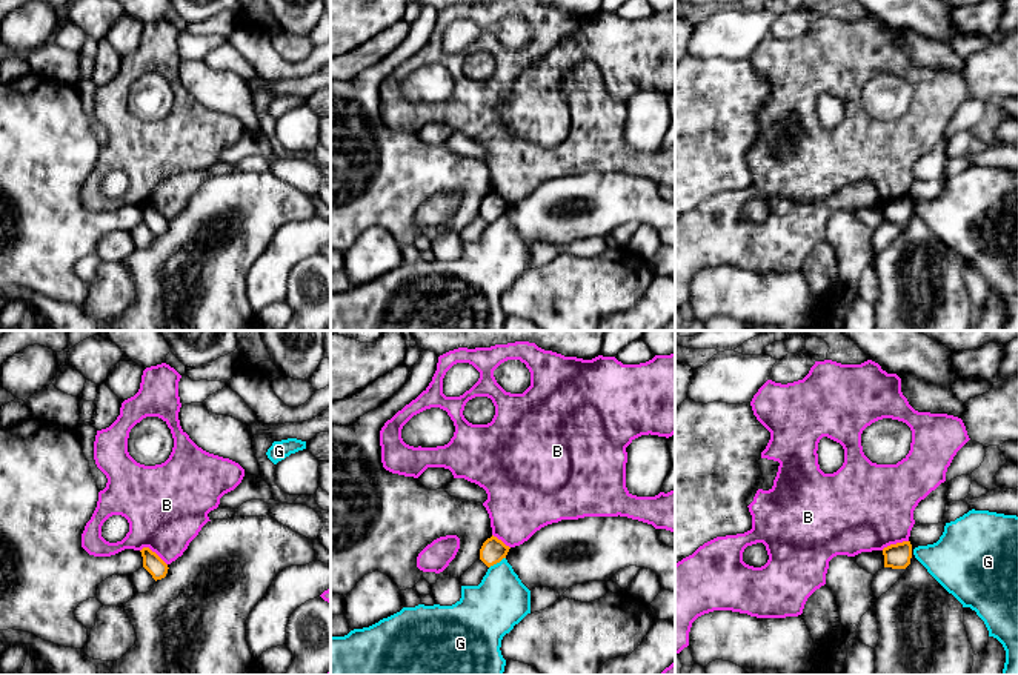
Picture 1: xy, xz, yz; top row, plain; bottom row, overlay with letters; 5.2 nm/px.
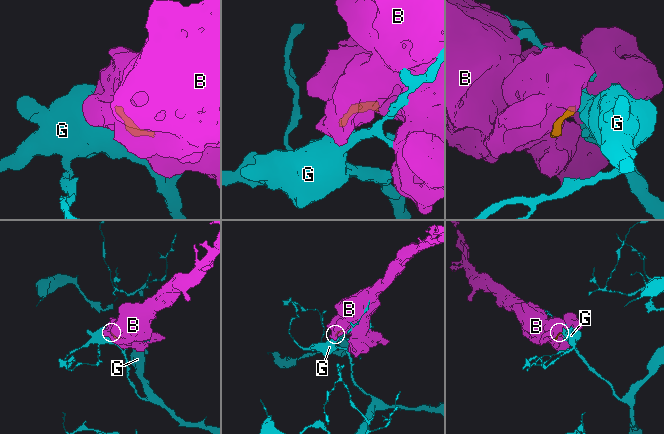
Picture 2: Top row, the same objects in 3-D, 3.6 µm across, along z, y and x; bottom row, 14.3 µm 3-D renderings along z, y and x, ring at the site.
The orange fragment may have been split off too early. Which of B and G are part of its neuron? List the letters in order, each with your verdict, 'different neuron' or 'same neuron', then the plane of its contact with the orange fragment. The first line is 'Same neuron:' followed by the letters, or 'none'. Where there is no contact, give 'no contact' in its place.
Same neuron: none
B: different neuron; contact in xy
G: different neuron; contact in xz

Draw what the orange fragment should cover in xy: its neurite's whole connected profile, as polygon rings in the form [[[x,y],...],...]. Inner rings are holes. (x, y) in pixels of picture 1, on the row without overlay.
[[[143,203],[140,208],[143,212],[143,223],[152,231],[152,234],[155,237],[165,234],[169,224],[168,220],[149,203]]]

